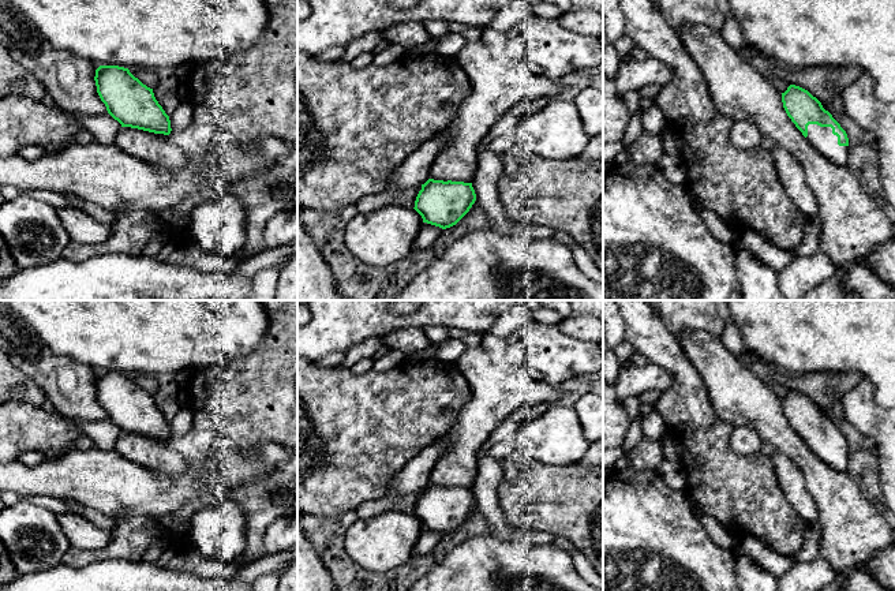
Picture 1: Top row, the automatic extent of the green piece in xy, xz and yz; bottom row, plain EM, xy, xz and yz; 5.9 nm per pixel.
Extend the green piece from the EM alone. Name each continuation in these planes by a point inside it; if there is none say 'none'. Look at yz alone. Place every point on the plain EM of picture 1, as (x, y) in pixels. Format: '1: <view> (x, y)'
1: yz (822, 444)

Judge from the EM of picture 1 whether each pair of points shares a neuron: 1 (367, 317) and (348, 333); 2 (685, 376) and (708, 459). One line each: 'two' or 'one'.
1: one
2: one

